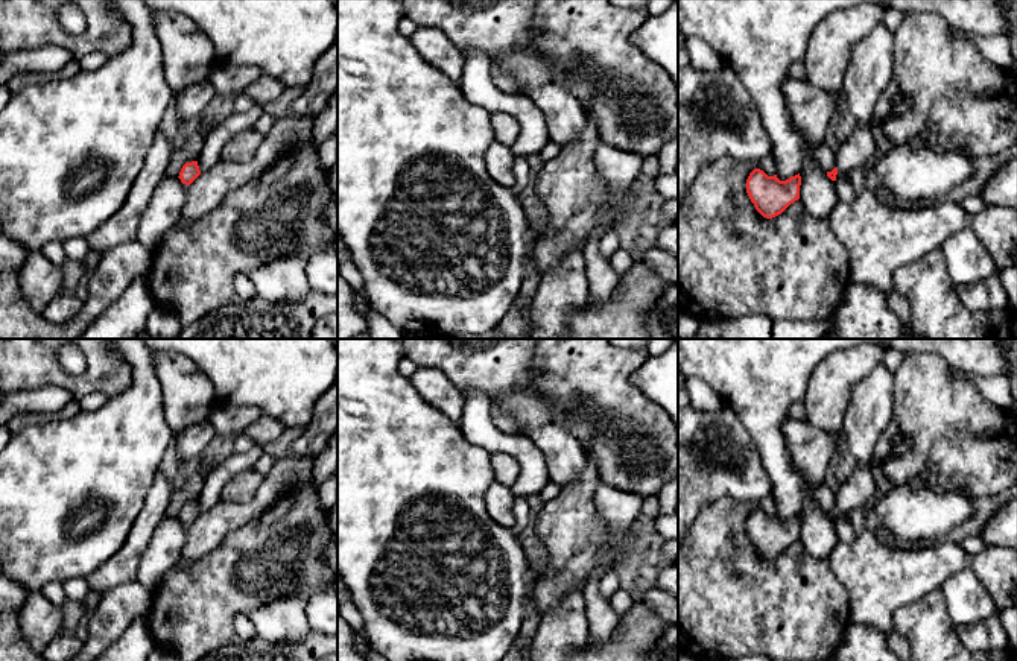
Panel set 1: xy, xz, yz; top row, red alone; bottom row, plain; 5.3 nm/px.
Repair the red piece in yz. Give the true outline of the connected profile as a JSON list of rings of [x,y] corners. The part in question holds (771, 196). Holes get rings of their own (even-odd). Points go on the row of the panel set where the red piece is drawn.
[[[754,169],[746,179],[746,193],[756,210],[763,217],[772,219],[800,199],[800,185],[800,173],[780,181],[777,175],[768,176],[763,170]]]

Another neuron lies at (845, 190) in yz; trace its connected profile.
[[[847,173],[836,181],[838,198],[841,202],[851,202],[856,196],[856,188]]]

